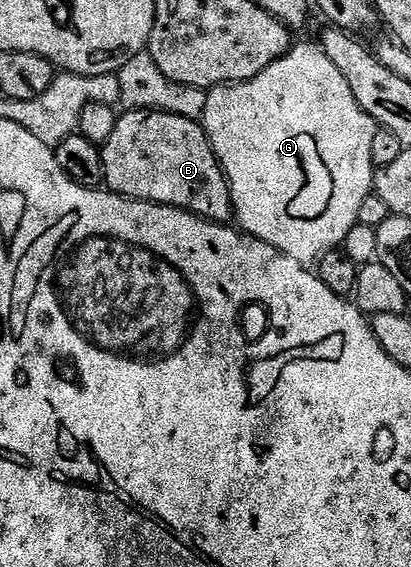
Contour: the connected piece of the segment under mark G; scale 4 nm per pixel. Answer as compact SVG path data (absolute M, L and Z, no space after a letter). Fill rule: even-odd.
M295 44L284 56L276 59L276 63L260 71L260 75L242 81L238 85L218 85L209 90L200 124L208 135L210 145L214 148L214 153L218 156L218 162L221 163L226 176L230 188L230 202L234 208L233 220L245 236L260 239L276 247L284 255L296 259L301 265L310 267L325 253L337 250L345 242L348 231L352 231L352 227L358 224L360 207L374 188L376 170L372 163L372 139L380 126L362 110L360 103L356 103L356 95L352 95L344 75L340 75L340 70L334 66L332 59L328 59L328 55L324 55L324 51L317 44Z

